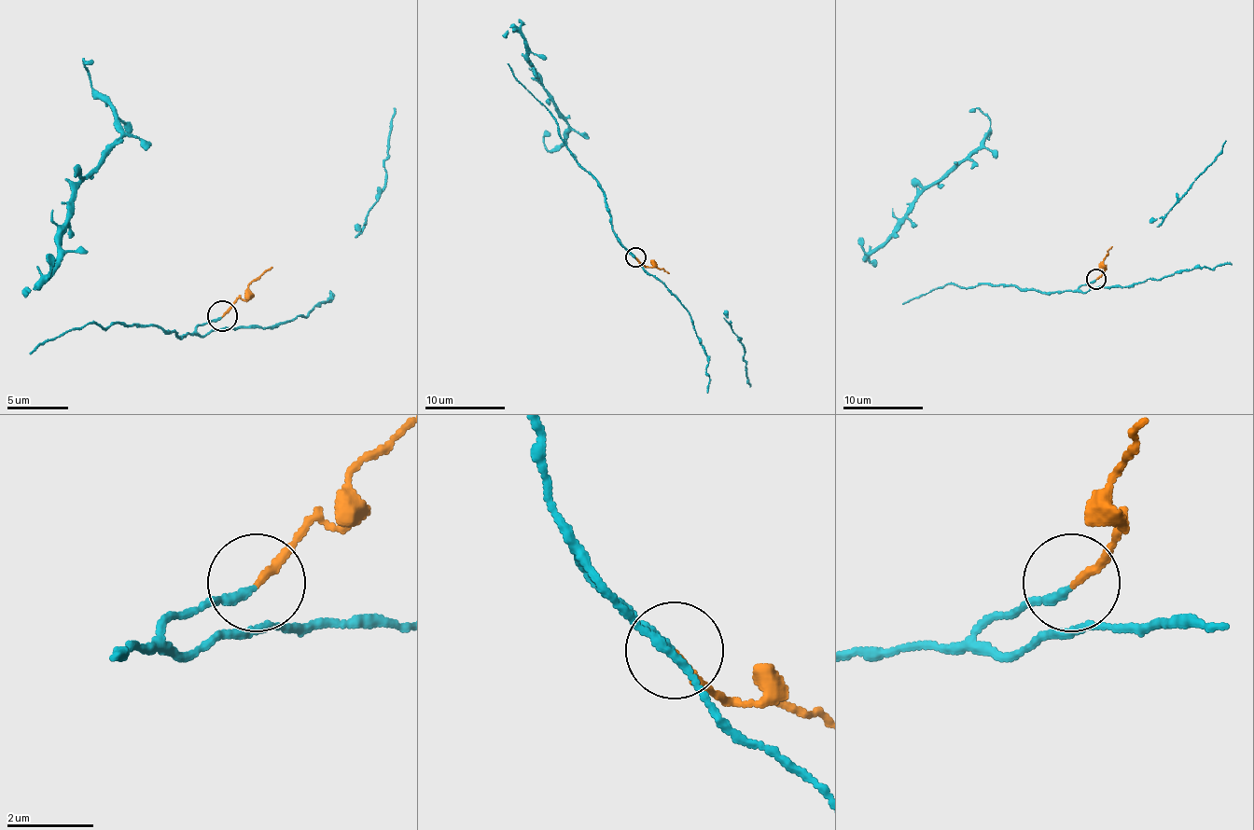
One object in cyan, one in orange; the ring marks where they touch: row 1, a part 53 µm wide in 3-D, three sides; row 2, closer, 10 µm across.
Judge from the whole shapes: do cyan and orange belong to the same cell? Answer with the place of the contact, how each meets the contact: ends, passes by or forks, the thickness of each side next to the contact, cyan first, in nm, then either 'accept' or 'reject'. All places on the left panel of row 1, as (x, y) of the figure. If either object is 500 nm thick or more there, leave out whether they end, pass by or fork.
(222, 315) | cyan ends | orange ends | 180/160 nm | accept

